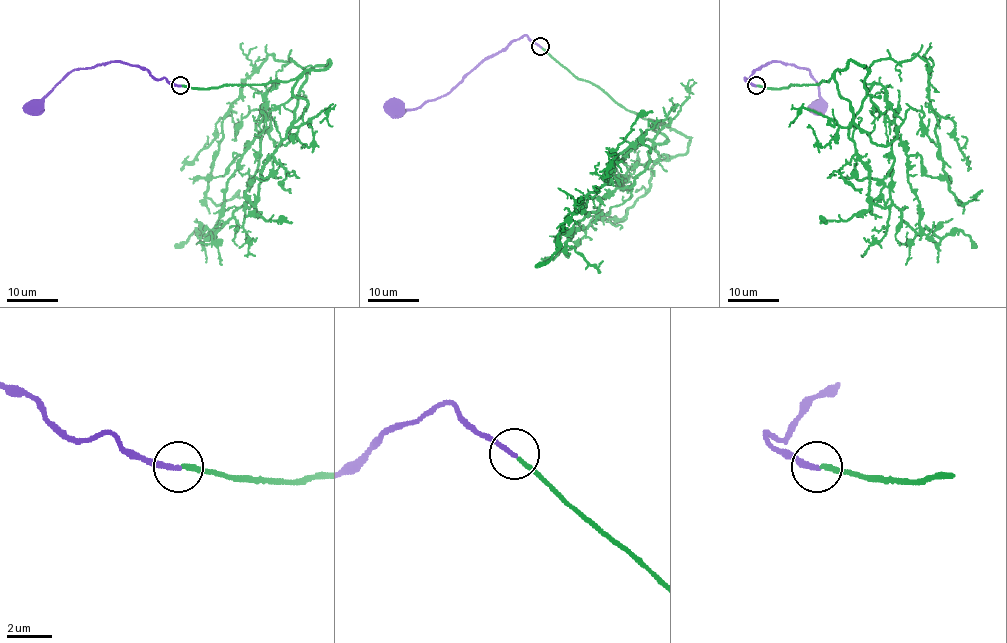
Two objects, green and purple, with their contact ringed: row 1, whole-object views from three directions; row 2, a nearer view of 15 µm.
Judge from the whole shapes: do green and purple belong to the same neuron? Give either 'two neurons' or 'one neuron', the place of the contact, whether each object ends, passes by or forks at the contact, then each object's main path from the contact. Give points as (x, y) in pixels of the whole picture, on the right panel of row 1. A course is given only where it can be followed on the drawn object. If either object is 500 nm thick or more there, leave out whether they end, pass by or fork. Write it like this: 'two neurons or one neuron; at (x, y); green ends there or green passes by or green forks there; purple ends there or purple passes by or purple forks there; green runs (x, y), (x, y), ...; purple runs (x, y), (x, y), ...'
two neurons; at (756, 85); green ends there; purple ends there; green runs (757, 86), (832, 78), (871, 201), (895, 206), (917, 233), (960, 230), (976, 247); purple runs (756, 86), (745, 78), (768, 61), (803, 68), (818, 86), (820, 99), (814, 106)

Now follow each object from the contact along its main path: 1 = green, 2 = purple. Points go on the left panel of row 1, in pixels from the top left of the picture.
1: (181, 86), (296, 78), (292, 93), (308, 107), (261, 170), (256, 201), (215, 233), (196, 230), (175, 247)
2: (180, 86), (157, 79), (145, 69), (122, 61), (108, 61), (71, 70), (35, 106)

